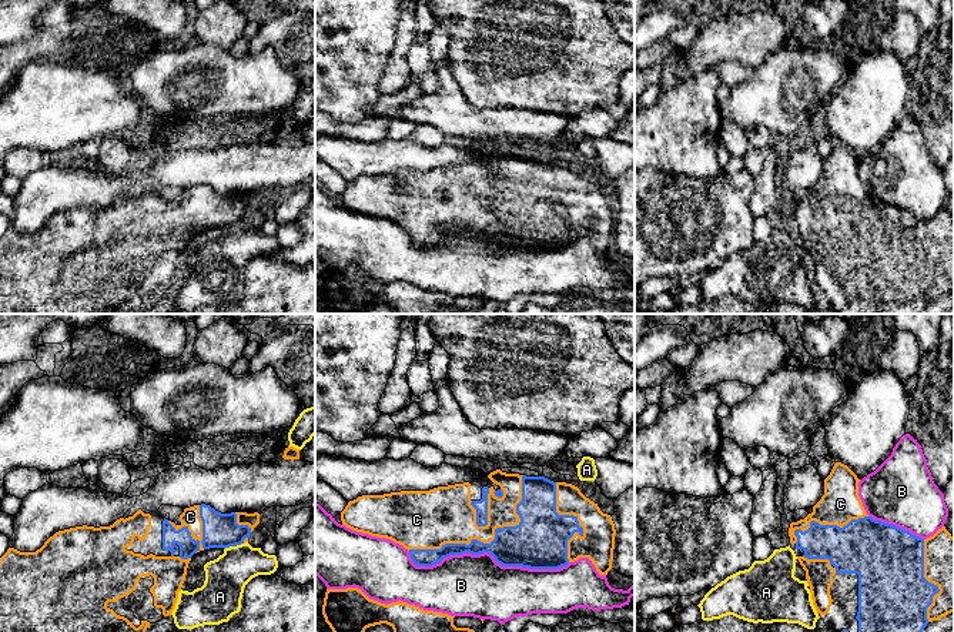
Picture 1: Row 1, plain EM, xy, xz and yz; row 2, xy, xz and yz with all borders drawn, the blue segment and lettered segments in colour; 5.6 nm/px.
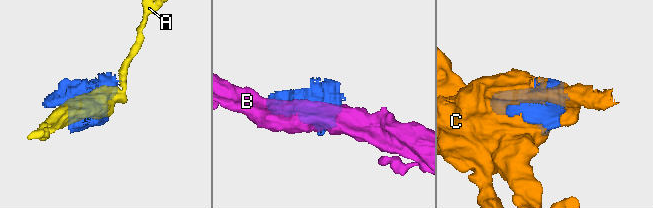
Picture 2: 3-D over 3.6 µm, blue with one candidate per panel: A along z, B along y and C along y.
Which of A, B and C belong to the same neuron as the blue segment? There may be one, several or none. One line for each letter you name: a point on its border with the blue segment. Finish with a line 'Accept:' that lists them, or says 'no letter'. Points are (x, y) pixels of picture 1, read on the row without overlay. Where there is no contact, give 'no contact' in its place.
C: contact xz (491, 223)
Accept: C

